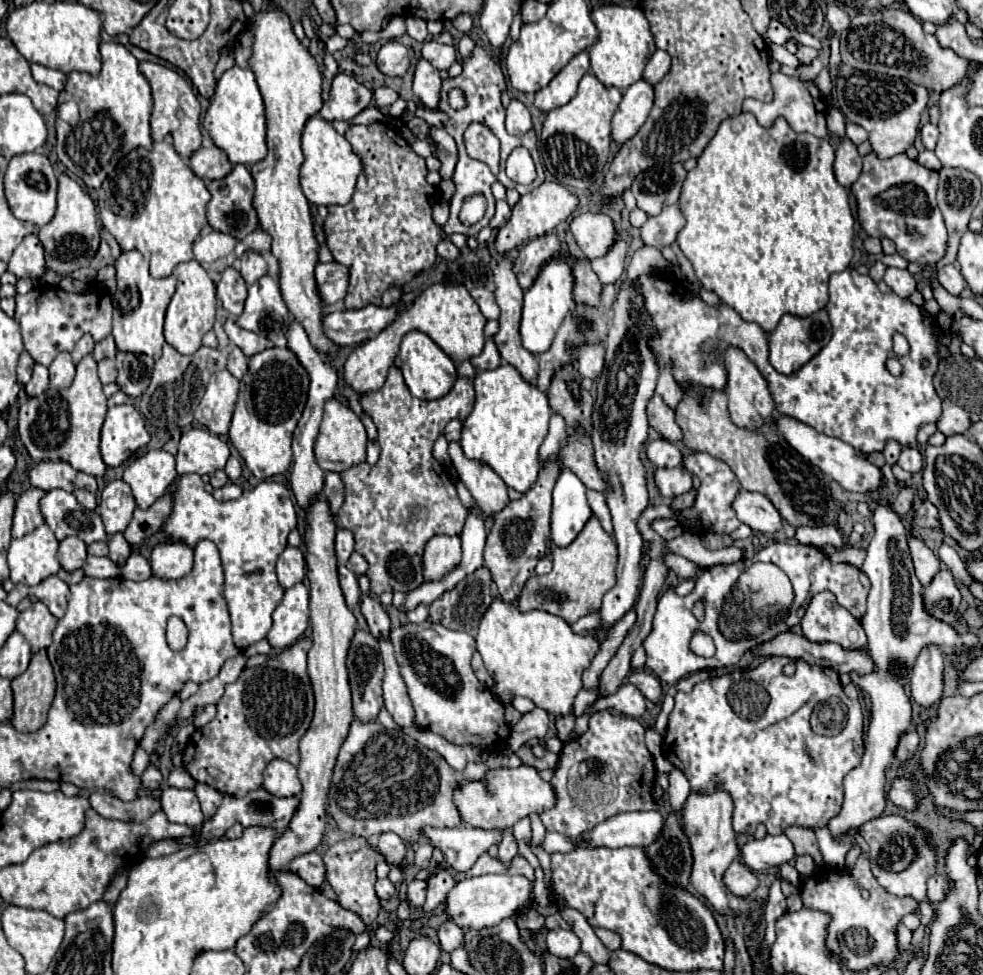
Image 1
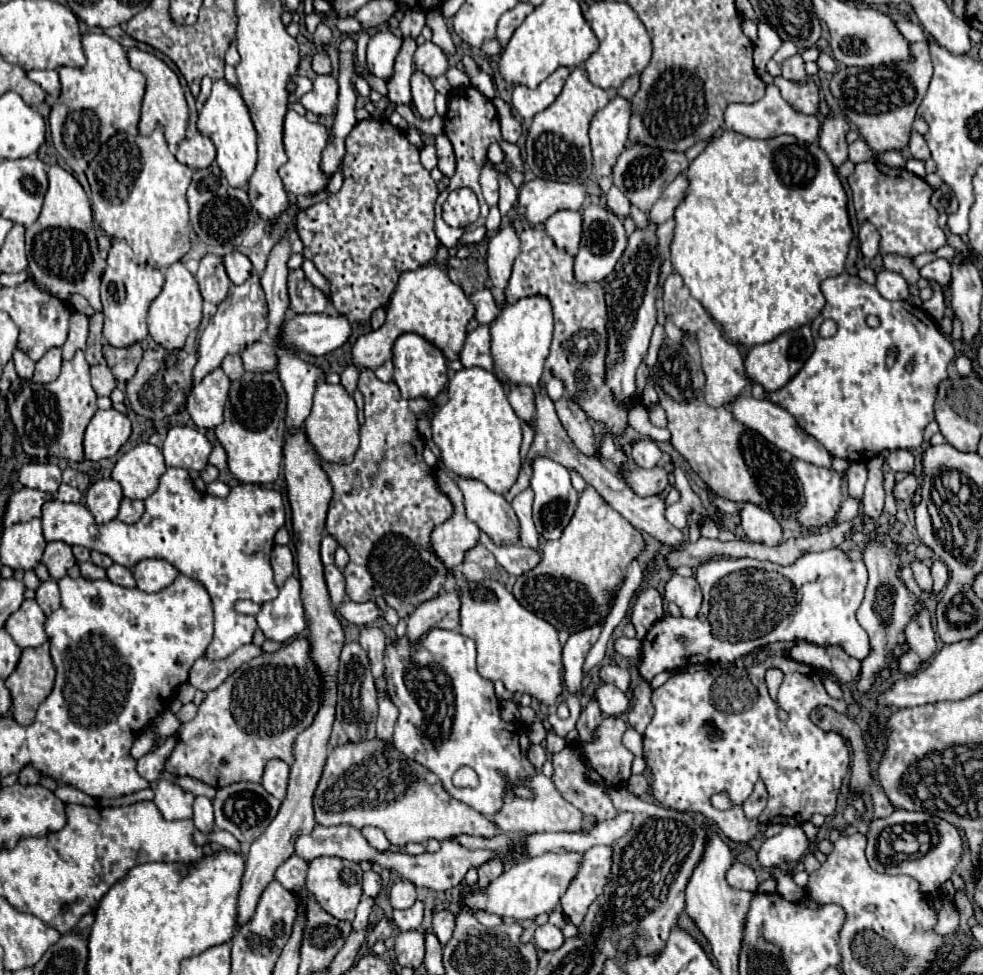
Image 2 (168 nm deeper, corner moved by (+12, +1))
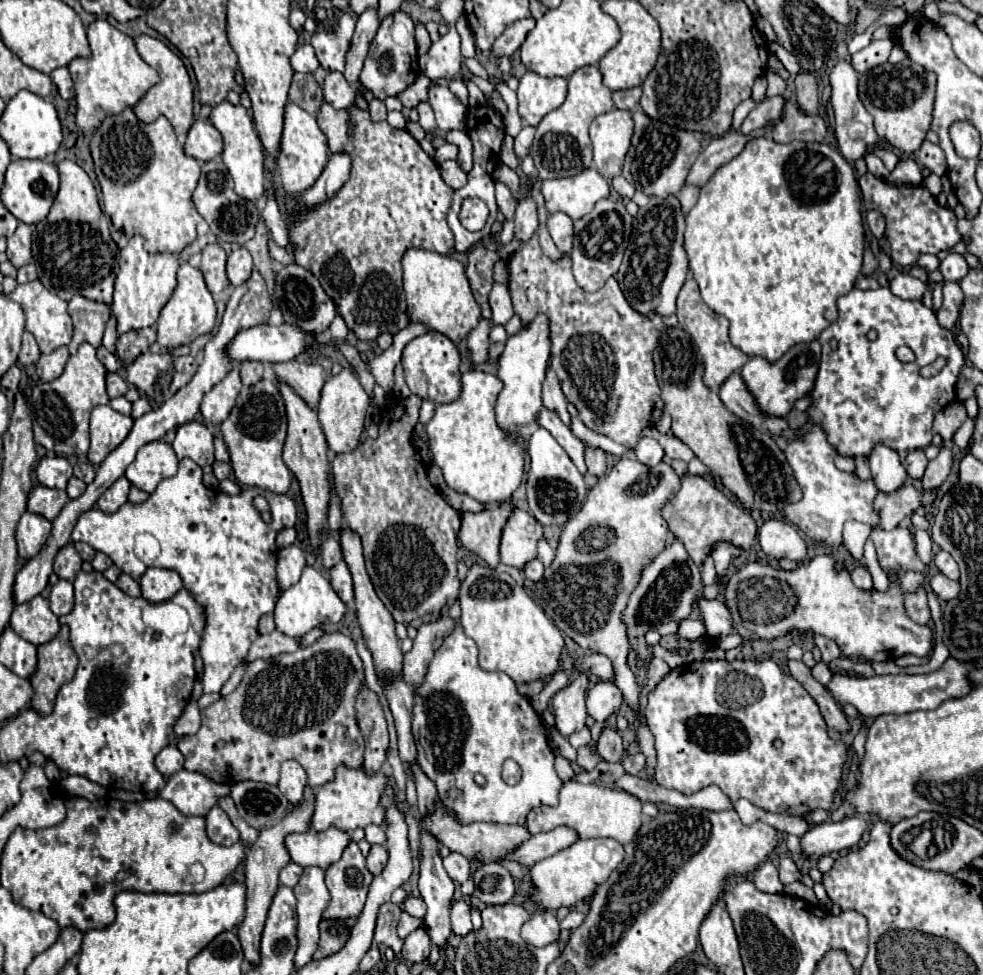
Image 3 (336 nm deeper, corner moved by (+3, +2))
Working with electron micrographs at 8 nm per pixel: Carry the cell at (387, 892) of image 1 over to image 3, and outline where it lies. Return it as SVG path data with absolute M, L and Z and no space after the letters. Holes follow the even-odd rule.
M371 846L371 852L367 856L367 870L373 876L377 876L379 872L383 872L385 864L387 864L387 850L385 850L385 846Z

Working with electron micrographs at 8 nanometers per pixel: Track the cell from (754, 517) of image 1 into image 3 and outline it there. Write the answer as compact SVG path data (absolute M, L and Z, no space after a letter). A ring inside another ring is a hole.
M765 520L759 528L759 544L769 558L791 558L791 560L807 560L807 544L801 532L785 522L785 520Z

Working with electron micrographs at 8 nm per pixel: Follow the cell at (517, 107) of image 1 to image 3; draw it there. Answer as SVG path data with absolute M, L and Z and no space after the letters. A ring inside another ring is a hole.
M525 126L525 128L517 134L517 138L515 138L515 154L517 154L519 158L525 158L525 156L529 154L533 136L535 136L535 128L533 128L533 126Z

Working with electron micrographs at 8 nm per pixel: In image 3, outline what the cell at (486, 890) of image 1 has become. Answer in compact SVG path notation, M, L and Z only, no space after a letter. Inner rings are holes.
M577 840L563 852L557 852L555 856L539 860L529 870L531 878L531 902L537 910L557 910L561 906L573 908L577 902L583 902L583 898L591 896L615 870L615 866L623 860L625 852L623 846L617 840Z

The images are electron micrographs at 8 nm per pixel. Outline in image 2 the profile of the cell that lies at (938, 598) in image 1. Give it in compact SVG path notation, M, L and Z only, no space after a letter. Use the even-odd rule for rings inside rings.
M936 559L932 563L930 571L932 571L932 577L934 577L934 593L940 593L946 587L946 583L948 583L948 569L946 569L946 565L940 559Z

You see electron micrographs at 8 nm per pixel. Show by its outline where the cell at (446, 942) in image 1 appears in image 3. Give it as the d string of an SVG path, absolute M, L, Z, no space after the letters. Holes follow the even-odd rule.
M457 900L451 906L451 930L455 936L465 936L467 932L471 932L471 906L467 900Z

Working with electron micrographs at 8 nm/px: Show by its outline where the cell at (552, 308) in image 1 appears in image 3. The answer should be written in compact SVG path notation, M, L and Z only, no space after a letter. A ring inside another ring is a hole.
M537 314L535 320L523 324L517 334L511 334L507 338L507 346L499 358L499 372L497 372L497 376L503 382L503 390L495 406L497 422L501 428L521 434L521 428L525 424L535 422L537 412L543 408L541 384L545 380L549 356L551 356L551 330L549 330L549 318L545 314Z

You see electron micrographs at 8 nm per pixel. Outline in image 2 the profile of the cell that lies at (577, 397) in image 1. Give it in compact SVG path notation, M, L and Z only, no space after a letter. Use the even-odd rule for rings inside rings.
M562 397L560 401L554 403L558 409L558 417L568 433L568 437L574 441L576 449L588 457L596 455L596 439L594 439L594 431L588 423L586 413L582 413L580 405L574 401L568 401L566 397Z

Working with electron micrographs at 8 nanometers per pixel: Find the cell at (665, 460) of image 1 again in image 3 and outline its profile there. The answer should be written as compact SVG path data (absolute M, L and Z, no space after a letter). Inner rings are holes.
M641 438L635 446L635 456L639 462L647 464L647 466L655 466L661 462L663 458L663 448L657 440L653 438Z

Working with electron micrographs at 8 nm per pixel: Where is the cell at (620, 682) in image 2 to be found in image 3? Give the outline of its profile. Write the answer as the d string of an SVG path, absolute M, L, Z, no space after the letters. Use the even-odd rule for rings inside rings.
M585 654L577 660L577 668L587 668L591 674L597 674L601 680L615 680L615 670L611 660L603 654Z

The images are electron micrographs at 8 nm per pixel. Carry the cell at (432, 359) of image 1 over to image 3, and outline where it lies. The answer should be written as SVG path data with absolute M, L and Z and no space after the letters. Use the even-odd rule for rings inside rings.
M429 330L429 332L413 338L405 346L401 362L403 362L403 370L405 370L405 382L413 394L421 396L423 400L431 400L435 404L453 402L459 398L459 394L461 394L461 382L459 382L461 356L459 356L457 346L447 336Z

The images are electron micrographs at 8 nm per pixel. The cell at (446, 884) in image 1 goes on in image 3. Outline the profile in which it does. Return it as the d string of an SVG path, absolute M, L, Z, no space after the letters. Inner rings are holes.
M403 912L401 914L401 920L399 920L399 926L397 926L397 934L401 936L401 938L405 938L407 934L411 934L413 930L417 930L417 928L421 928L423 926L423 920L419 920L419 918L415 918L415 916L407 916L407 912Z

